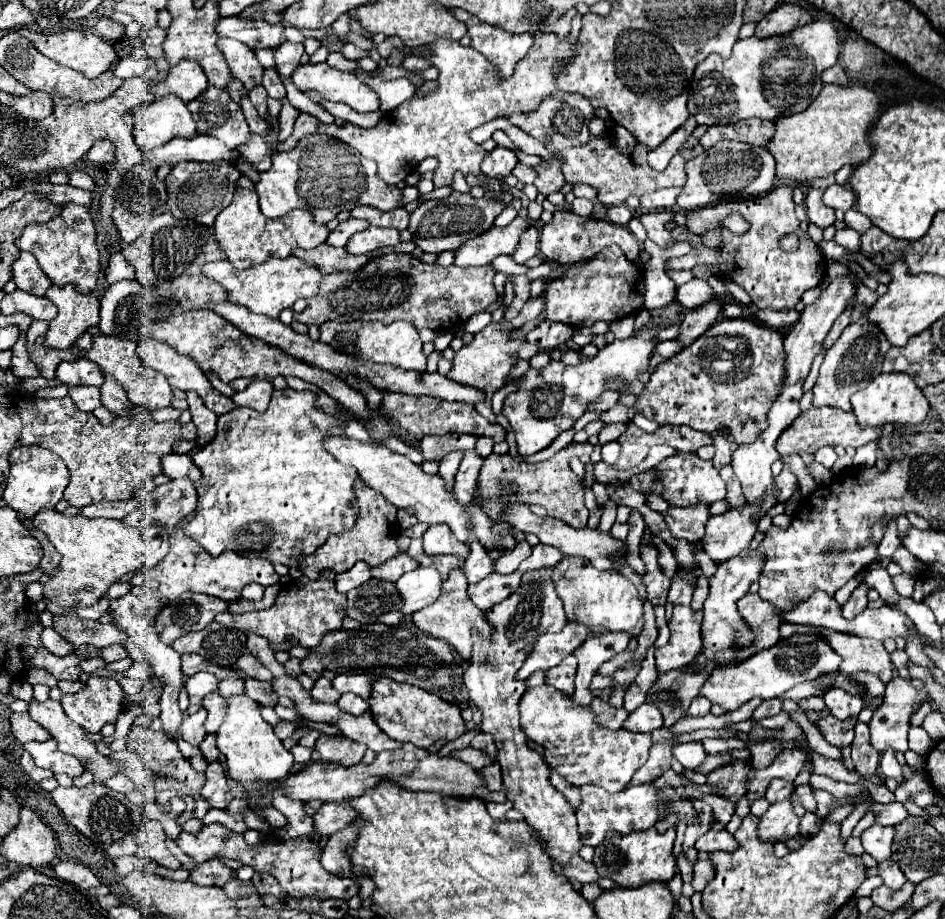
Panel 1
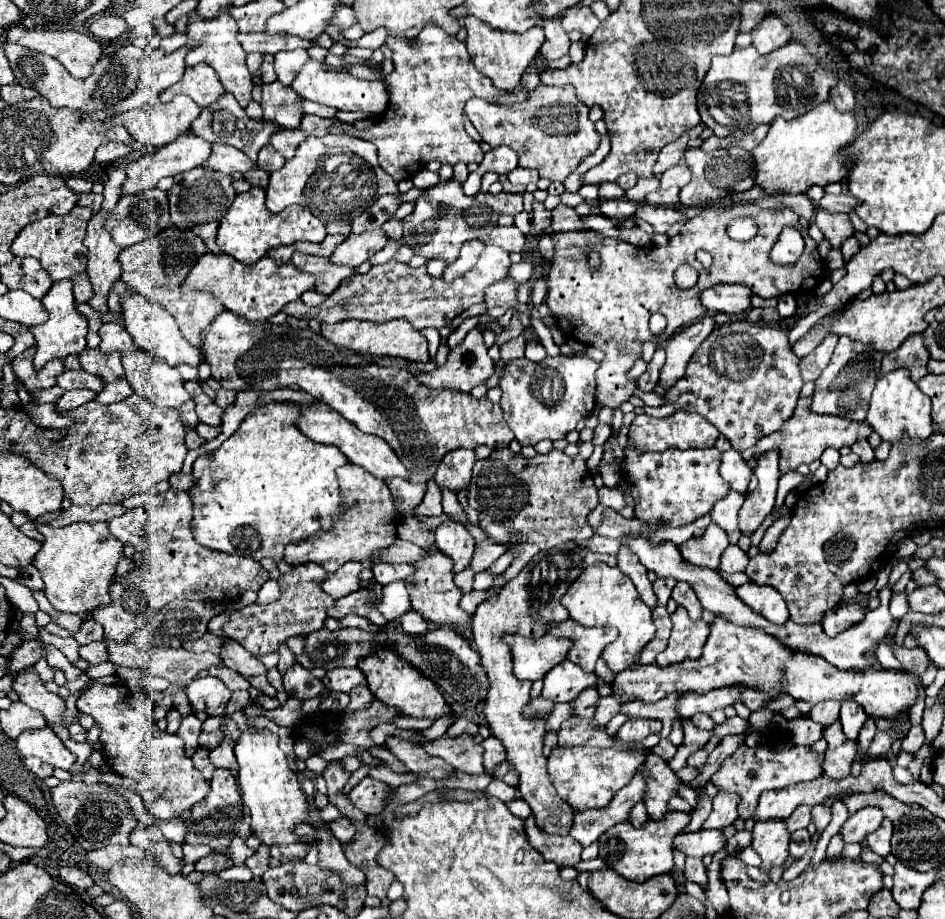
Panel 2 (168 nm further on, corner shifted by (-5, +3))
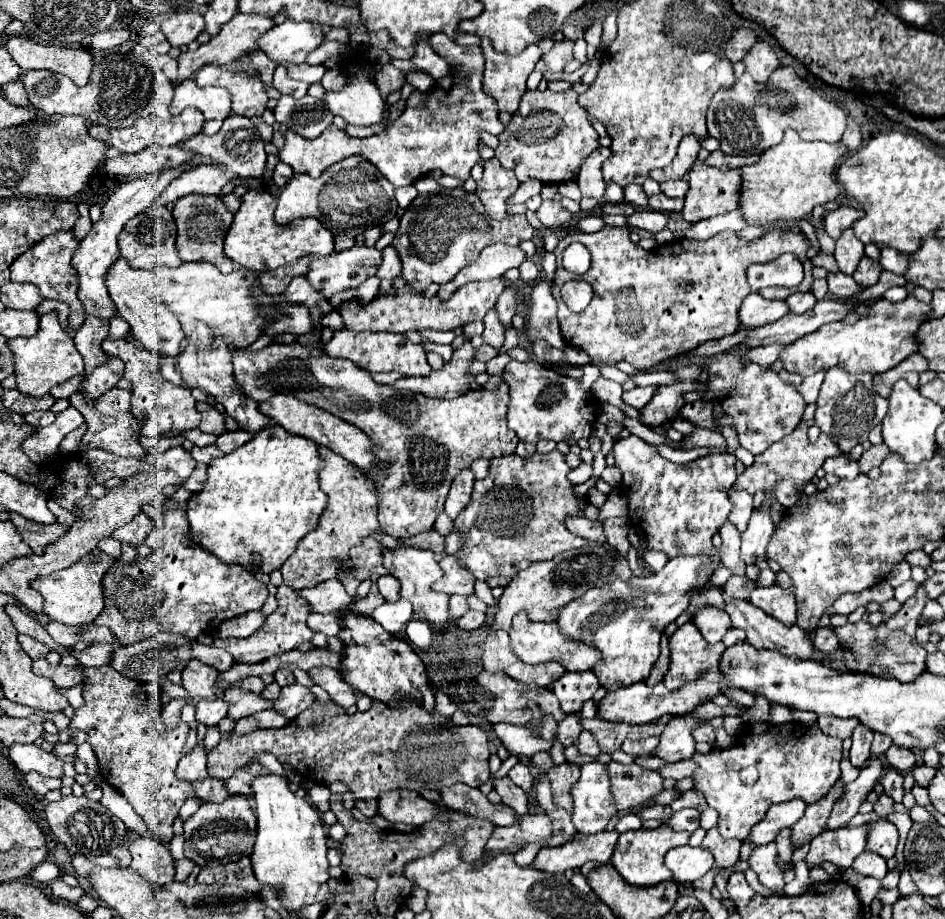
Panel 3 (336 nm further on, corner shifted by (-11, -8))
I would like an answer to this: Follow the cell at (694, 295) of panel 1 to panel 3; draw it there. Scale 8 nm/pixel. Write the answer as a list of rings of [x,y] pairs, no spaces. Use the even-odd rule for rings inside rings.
[[[749,294],[739,310],[739,320],[741,326],[745,328],[755,328],[763,324],[771,324],[779,318],[789,314],[789,306],[785,300],[765,300],[759,294]]]

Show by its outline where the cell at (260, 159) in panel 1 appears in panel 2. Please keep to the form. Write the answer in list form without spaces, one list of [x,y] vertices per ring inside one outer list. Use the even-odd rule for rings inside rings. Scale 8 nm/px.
[[[213,143],[213,153],[209,157],[209,161],[205,161],[203,167],[209,167],[209,169],[217,169],[217,171],[223,171],[223,173],[247,173],[251,169],[257,169],[255,163],[247,161],[245,155],[241,155],[241,151],[233,149],[231,145],[225,145],[225,143]]]

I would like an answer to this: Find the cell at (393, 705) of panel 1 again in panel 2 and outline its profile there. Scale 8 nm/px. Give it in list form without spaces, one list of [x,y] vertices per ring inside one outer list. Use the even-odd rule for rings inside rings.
[[[385,647],[377,649],[373,655],[361,659],[359,669],[365,673],[367,683],[369,683],[367,687],[373,693],[373,697],[389,707],[395,707],[405,717],[435,721],[439,717],[453,715],[451,707],[443,701],[443,695],[439,693],[439,689],[427,677],[421,677],[421,673],[417,673],[417,669],[413,669],[411,665],[405,665],[405,661],[397,659],[397,653],[385,649]]]

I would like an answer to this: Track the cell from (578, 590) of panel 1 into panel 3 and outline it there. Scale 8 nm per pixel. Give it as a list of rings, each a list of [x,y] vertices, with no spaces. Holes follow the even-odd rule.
[[[719,550],[713,554],[713,564],[707,568],[701,568],[703,556],[681,556],[673,558],[665,564],[665,568],[653,576],[637,578],[633,576],[629,582],[615,580],[613,584],[605,584],[601,588],[591,588],[579,598],[575,598],[567,608],[563,608],[557,624],[561,634],[567,640],[579,640],[583,644],[593,646],[601,652],[601,662],[593,666],[593,674],[599,678],[599,684],[605,690],[617,690],[621,686],[631,686],[635,682],[645,682],[651,674],[653,664],[659,658],[659,642],[665,626],[669,626],[681,612],[689,606],[689,592],[699,588],[709,574],[713,574],[717,562],[719,562]]]

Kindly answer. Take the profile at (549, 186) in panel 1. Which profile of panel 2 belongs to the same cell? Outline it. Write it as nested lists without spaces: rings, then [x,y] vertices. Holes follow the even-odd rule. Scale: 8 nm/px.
[[[539,85],[537,89],[529,93],[527,101],[517,103],[517,105],[491,105],[481,99],[469,99],[465,105],[465,115],[481,133],[485,143],[489,143],[491,147],[499,147],[499,145],[511,147],[519,155],[521,167],[537,169],[543,179],[559,181],[559,183],[567,179],[567,175],[583,161],[583,157],[591,155],[599,147],[599,139],[601,139],[599,133],[595,131],[595,123],[589,119],[589,107],[577,99],[571,85],[567,87]]]

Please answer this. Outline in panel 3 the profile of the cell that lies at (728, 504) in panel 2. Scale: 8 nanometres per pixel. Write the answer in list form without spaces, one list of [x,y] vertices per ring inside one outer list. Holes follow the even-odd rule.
[[[723,524],[723,528],[719,530],[723,544],[721,544],[721,564],[725,568],[731,570],[731,574],[739,574],[745,576],[745,564],[739,558],[739,532],[735,532],[735,528],[731,528],[731,524]]]

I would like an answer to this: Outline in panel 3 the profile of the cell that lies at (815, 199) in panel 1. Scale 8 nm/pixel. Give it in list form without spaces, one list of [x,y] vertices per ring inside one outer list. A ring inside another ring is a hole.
[[[849,228],[847,232],[843,232],[843,236],[837,240],[837,248],[835,248],[835,260],[839,266],[839,272],[851,276],[855,272],[855,268],[859,266],[859,260],[865,256],[863,252],[863,242],[857,240],[857,236],[853,234],[853,230]]]

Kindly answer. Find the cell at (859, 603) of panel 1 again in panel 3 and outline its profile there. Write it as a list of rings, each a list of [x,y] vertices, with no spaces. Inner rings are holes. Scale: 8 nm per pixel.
[[[819,628],[813,636],[813,648],[825,654],[831,654],[833,650],[837,650],[839,642],[835,640],[835,634],[831,632],[831,628]]]

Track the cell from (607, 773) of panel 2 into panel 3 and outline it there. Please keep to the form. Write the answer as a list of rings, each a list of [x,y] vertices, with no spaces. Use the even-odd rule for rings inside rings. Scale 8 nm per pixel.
[[[591,762],[581,766],[581,778],[571,788],[575,800],[575,812],[571,818],[579,832],[597,834],[605,830],[617,810],[609,786],[611,782],[603,764]]]

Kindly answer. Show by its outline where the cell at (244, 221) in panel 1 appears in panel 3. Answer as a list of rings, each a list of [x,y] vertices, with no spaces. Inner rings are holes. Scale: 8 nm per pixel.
[[[249,190],[241,196],[241,208],[237,210],[233,224],[225,236],[225,252],[235,264],[241,264],[251,272],[265,272],[269,268],[291,264],[307,254],[327,256],[333,252],[333,234],[319,220],[299,218],[287,226],[281,226],[273,218],[275,208],[277,198],[269,192]]]

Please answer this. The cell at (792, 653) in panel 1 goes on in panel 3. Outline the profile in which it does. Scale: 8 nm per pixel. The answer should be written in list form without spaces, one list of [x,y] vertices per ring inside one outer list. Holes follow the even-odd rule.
[[[691,714],[671,718],[665,730],[661,732],[659,746],[655,748],[653,754],[667,762],[679,762],[679,760],[691,758],[695,754],[695,740],[691,732],[701,722],[703,720],[697,720]]]

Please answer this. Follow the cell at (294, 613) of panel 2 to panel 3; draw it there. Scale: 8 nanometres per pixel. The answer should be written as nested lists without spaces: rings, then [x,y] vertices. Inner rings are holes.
[[[279,586],[277,602],[279,602],[277,610],[267,616],[265,624],[255,634],[251,634],[249,638],[243,638],[243,640],[219,638],[213,642],[213,646],[227,650],[233,656],[233,660],[239,664],[257,664],[257,662],[263,662],[263,660],[275,656],[275,654],[285,654],[285,652],[297,650],[297,646],[301,646],[303,642],[309,642],[315,632],[311,632],[311,628],[307,628],[307,624],[305,624],[309,612],[307,612],[307,604],[303,604],[303,600],[299,600],[297,590]]]

